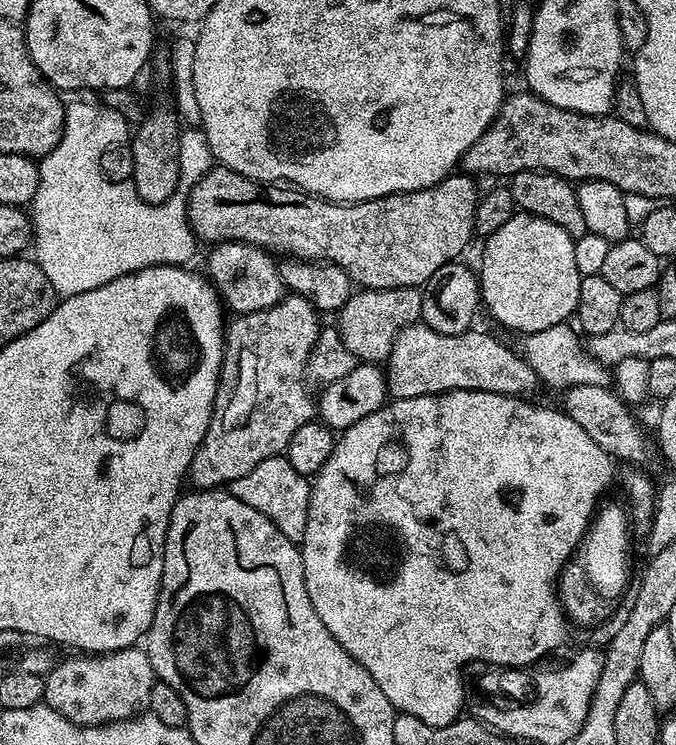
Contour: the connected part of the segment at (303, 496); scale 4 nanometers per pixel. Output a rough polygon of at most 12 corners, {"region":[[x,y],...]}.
{"region":[[287,455],[234,478],[238,502],[303,545],[312,486]]}

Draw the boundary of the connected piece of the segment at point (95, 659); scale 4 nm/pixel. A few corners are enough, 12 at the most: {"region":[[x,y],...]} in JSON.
{"region":[[143,647],[69,656],[43,703],[94,728],[147,709]]}

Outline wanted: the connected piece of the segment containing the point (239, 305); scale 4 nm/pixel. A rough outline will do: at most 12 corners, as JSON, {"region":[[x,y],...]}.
{"region":[[240,241],[211,248],[207,272],[244,315],[284,298],[279,265]]}

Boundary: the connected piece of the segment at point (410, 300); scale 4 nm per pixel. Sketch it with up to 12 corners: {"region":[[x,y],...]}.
{"region":[[420,288],[353,291],[338,313],[357,361],[387,361],[420,320]]}

